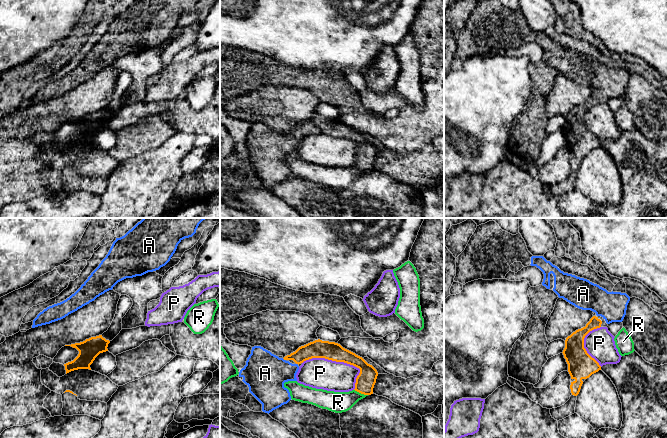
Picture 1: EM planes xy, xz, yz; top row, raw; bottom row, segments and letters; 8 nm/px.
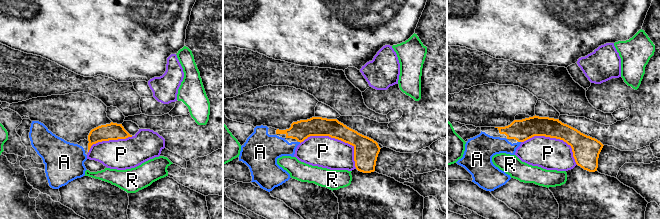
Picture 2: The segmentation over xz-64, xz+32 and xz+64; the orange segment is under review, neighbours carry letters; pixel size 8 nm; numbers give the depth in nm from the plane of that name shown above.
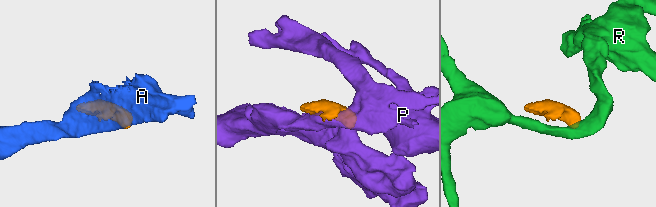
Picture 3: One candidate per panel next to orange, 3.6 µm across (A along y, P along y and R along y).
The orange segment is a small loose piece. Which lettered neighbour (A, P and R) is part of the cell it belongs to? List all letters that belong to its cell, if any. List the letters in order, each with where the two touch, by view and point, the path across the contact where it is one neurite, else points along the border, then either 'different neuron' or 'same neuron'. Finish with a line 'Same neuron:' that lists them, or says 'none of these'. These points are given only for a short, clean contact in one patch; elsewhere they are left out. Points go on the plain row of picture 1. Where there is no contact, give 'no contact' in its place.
A: meets orange in xz at (284, 135); same neuron
P: meets orange in xz at (340, 137); different neuron
R: meets orange in xz at (361, 169); border along xz (354, 165), (367, 171); different neuron
Same neuron: A

